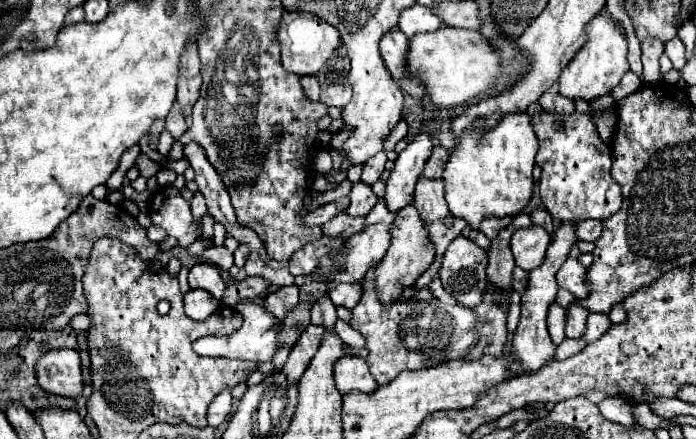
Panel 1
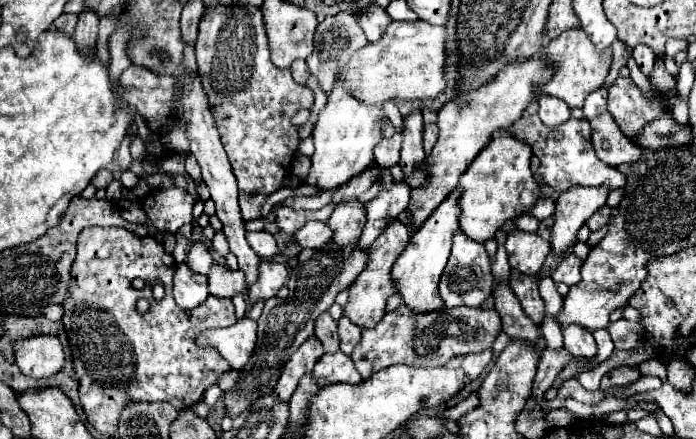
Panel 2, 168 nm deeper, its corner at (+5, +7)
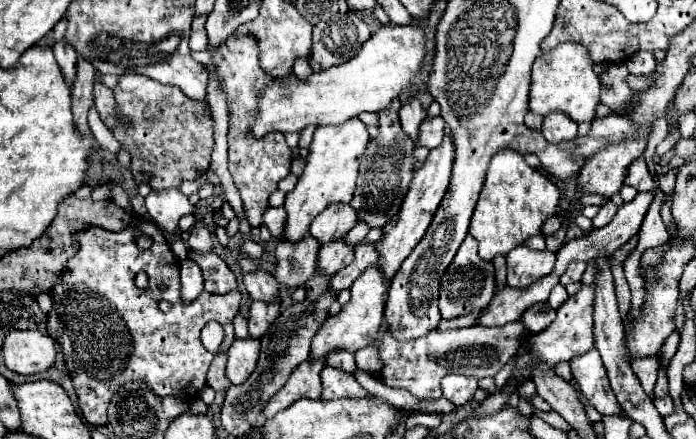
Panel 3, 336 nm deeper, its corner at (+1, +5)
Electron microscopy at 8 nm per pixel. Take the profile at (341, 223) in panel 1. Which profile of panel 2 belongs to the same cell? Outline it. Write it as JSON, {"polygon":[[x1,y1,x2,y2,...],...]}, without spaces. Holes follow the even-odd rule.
{"polygon":[[308,221,298,233,292,235,292,243,296,243,300,249,320,249,332,239,332,231,322,221]]}

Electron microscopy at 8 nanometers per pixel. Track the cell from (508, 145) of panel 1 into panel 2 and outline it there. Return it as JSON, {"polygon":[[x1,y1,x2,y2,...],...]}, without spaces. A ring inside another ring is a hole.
{"polygon":[[506,129,496,131,492,141,478,153,466,173,460,177,460,187,464,189,460,197,460,229,476,243,486,243,494,239,496,231,510,219,516,219,524,213,520,203,520,193,532,189,538,195,538,183,530,171,532,149,522,141,514,139]]}

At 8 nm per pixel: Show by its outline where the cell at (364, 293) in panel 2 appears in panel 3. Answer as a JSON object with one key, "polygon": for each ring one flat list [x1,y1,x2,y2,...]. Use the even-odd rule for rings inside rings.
{"polygon":[[370,265,350,287,352,299,340,309,338,315,326,319,326,323,318,329,318,335,314,337,314,347,312,347,312,357,326,357,328,351,332,349,348,349,348,351,358,351,362,347,368,347,376,341,382,315,384,315,384,303,386,303,386,293,388,293,388,281,382,275,382,269,378,265]]}

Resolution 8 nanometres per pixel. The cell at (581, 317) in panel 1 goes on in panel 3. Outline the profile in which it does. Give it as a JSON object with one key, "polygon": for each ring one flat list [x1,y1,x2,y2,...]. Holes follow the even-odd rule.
{"polygon":[[590,349,584,355,576,355,570,361,570,367,580,391,588,397,590,405,604,415,618,415,620,405,614,399,614,393,610,391,608,375,602,365,598,349]]}

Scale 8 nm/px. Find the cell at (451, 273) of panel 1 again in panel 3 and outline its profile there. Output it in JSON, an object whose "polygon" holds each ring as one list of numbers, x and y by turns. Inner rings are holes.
{"polygon":[[468,235,440,281,440,313,444,319,454,319,464,313,482,311,492,301,494,289,496,289,494,265,490,261,480,259,478,243]]}

